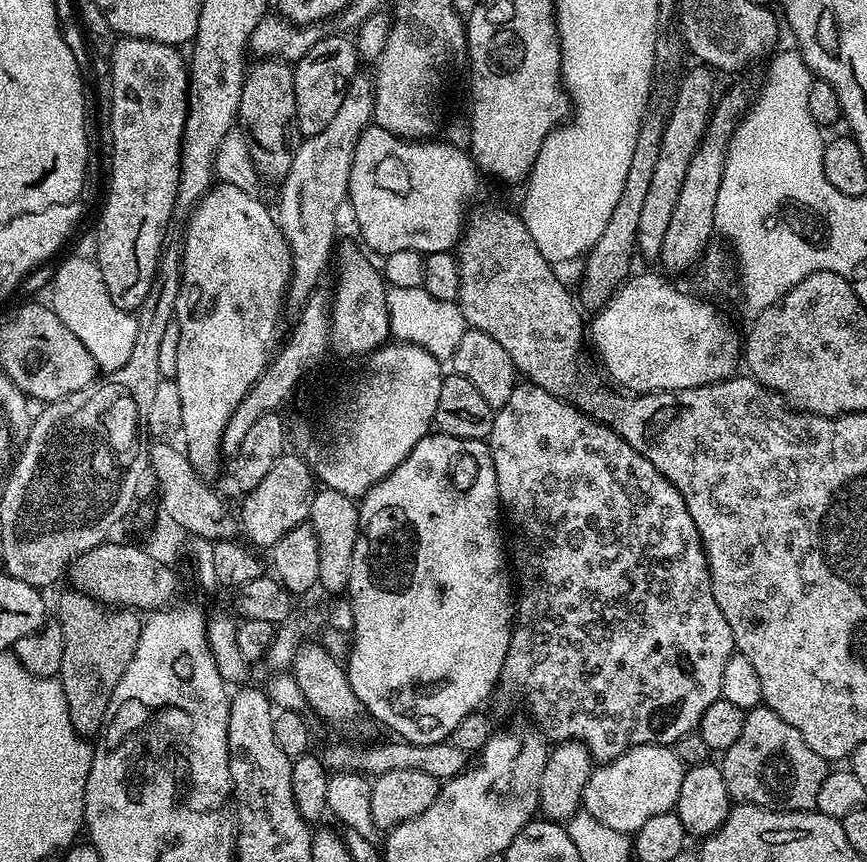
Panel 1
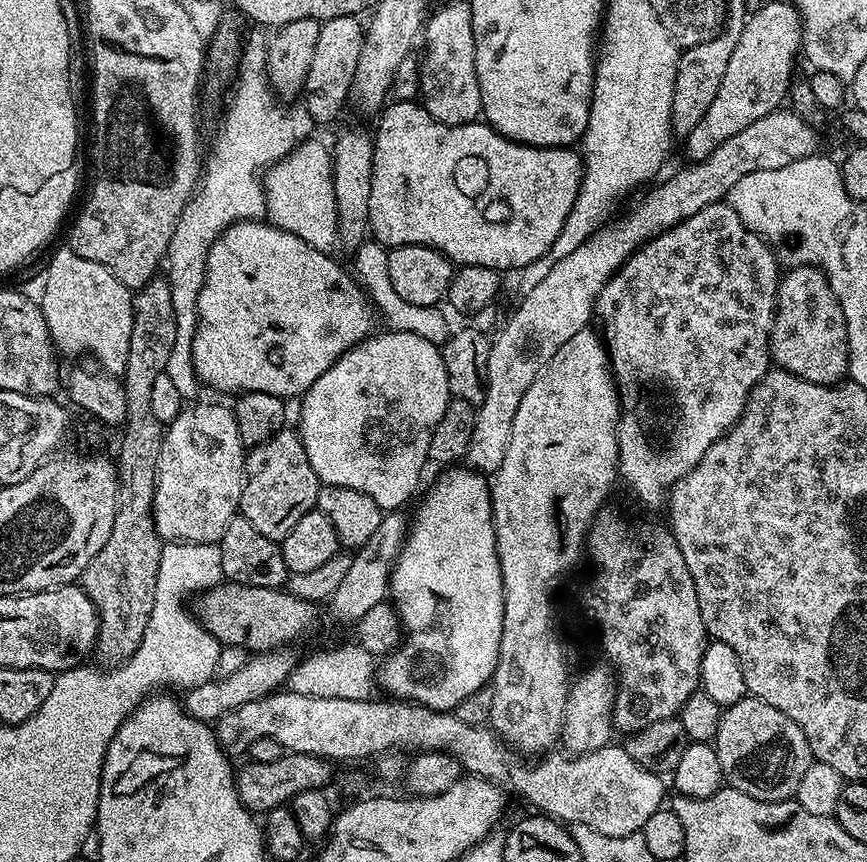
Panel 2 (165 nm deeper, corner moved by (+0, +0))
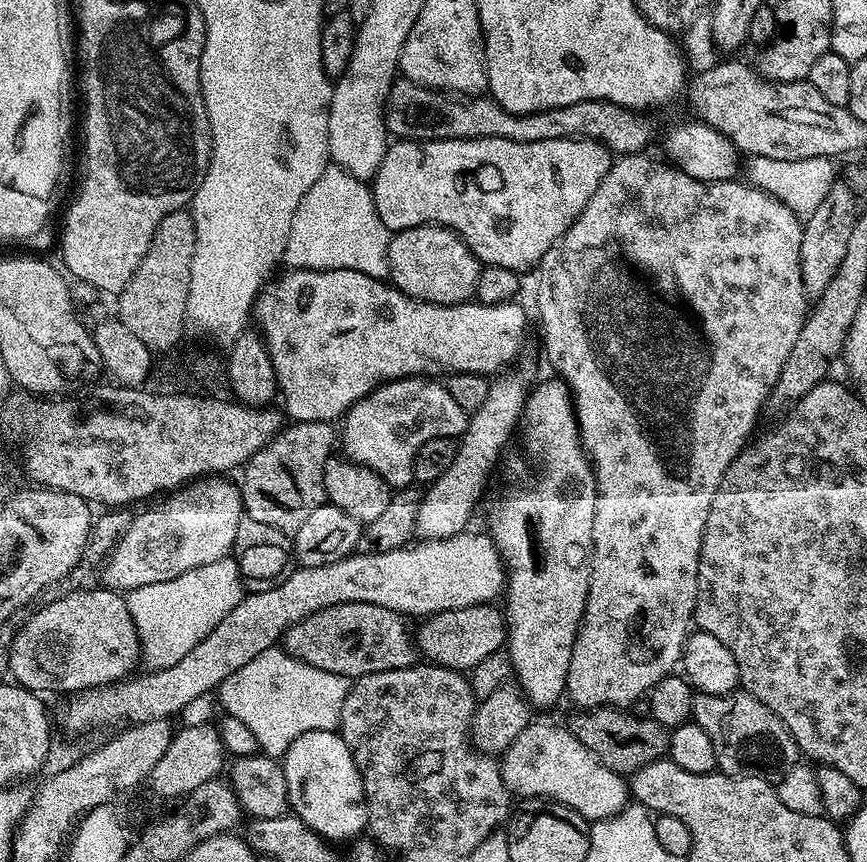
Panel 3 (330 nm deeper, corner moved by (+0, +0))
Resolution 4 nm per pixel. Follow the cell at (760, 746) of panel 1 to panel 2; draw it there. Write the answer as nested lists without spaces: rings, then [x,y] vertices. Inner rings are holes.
[[[744,696],[721,711],[714,747],[727,787],[737,788],[742,794],[750,794],[750,798],[766,802],[793,799],[798,782],[802,782],[802,774],[806,774],[808,767],[814,763],[810,742],[806,742],[806,734],[802,734],[798,722],[786,718],[782,710],[774,710],[774,706],[762,702],[757,696]]]

